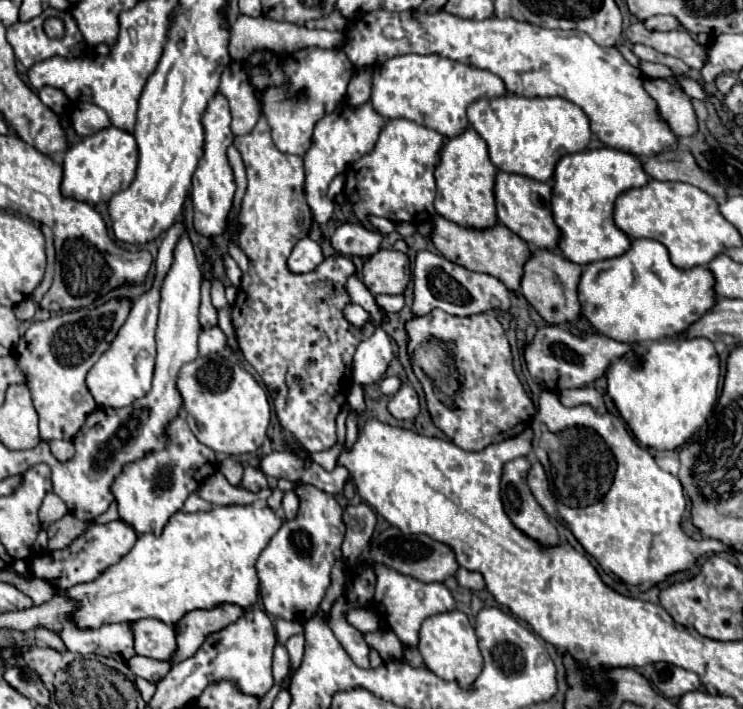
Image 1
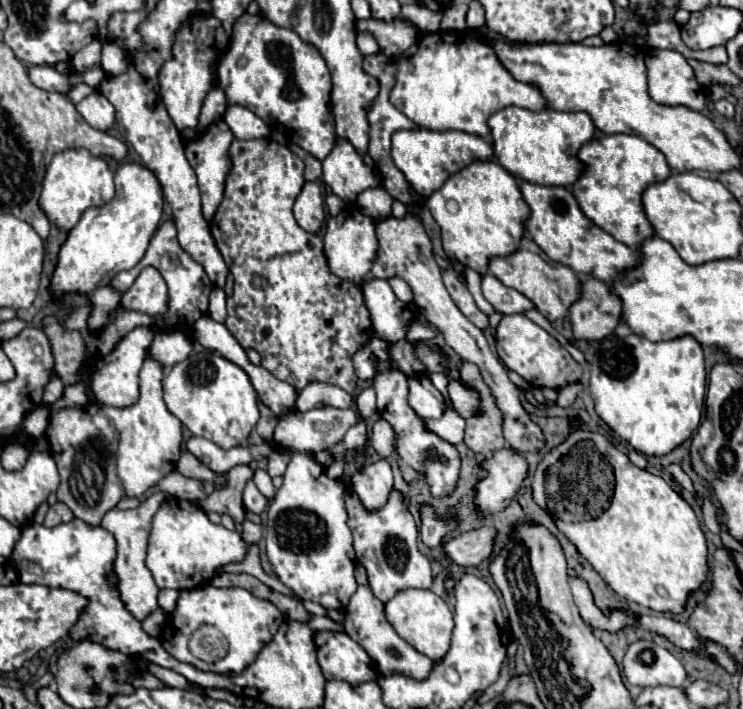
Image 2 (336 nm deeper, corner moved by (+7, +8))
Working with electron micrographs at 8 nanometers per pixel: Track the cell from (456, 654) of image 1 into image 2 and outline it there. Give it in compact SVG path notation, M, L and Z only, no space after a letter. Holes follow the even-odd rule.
M412 588L402 590L390 602L386 602L384 614L386 614L386 620L392 624L392 628L396 630L396 634L400 638L404 638L410 646L414 646L418 652L426 654L428 658L440 660L448 652L454 620L452 620L452 612L450 612L448 604L434 592L412 590Z

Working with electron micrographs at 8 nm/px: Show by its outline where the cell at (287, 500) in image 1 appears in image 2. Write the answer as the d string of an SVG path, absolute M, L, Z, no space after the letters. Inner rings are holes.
M256 470L254 472L254 484L256 484L256 488L268 498L268 500L272 500L274 498L274 486L272 486L272 478L268 476L268 472L266 470Z

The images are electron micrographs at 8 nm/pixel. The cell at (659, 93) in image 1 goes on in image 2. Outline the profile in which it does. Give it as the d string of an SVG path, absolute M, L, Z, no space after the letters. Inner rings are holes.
M652 48L646 52L646 68L648 68L648 92L654 102L668 106L688 106L692 110L702 110L706 104L706 90L696 82L692 66L680 52Z

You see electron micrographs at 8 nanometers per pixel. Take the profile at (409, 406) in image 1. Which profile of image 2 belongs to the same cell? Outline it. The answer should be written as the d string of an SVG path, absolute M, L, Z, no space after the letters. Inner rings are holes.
M420 372L416 376L412 376L408 380L410 386L410 406L414 408L414 412L422 418L440 418L444 414L444 410L448 408L444 396L434 388L434 384L430 382L428 374Z

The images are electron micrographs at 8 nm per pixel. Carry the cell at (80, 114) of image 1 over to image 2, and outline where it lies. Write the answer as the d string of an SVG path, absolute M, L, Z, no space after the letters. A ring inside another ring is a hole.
M92 92L90 96L86 96L80 104L76 104L76 110L92 128L98 128L104 132L110 130L116 122L114 106L100 92Z

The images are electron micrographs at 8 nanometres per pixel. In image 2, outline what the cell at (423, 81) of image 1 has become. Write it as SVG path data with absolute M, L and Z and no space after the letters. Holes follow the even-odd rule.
M422 34L422 42L418 38L396 62L398 76L390 100L400 112L426 130L462 130L486 138L490 136L488 116L492 112L506 106L522 106L540 112L548 106L546 98L534 84L524 84L512 78L490 44L466 34Z

